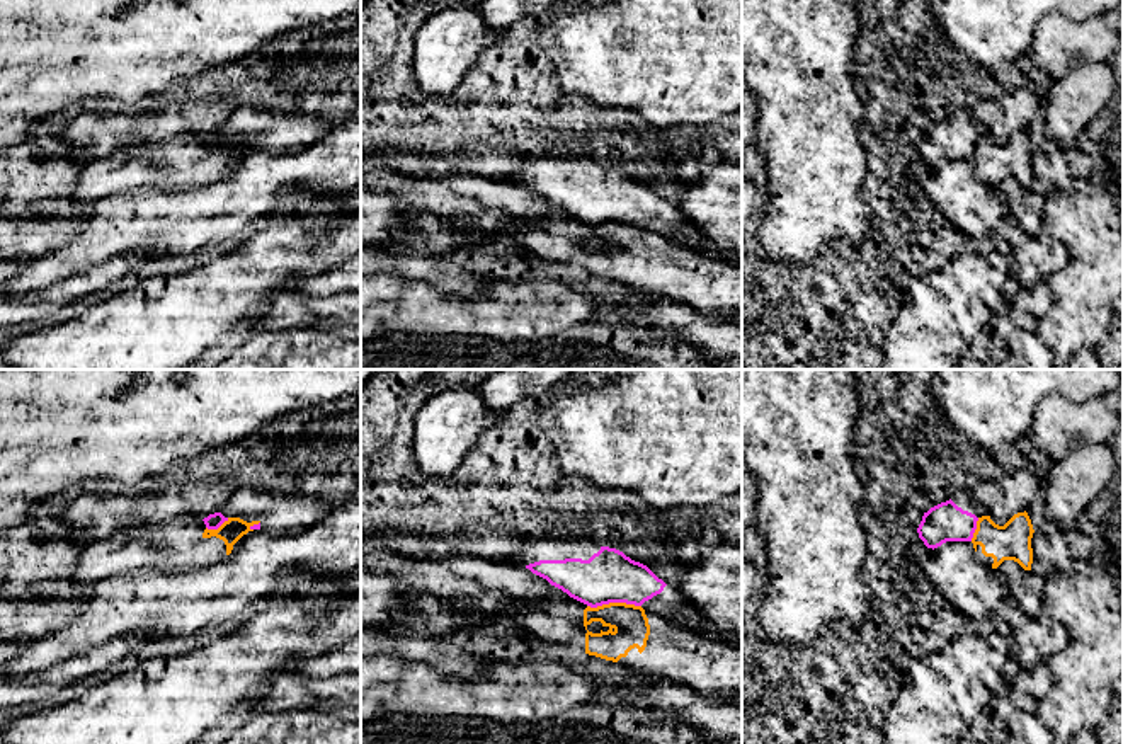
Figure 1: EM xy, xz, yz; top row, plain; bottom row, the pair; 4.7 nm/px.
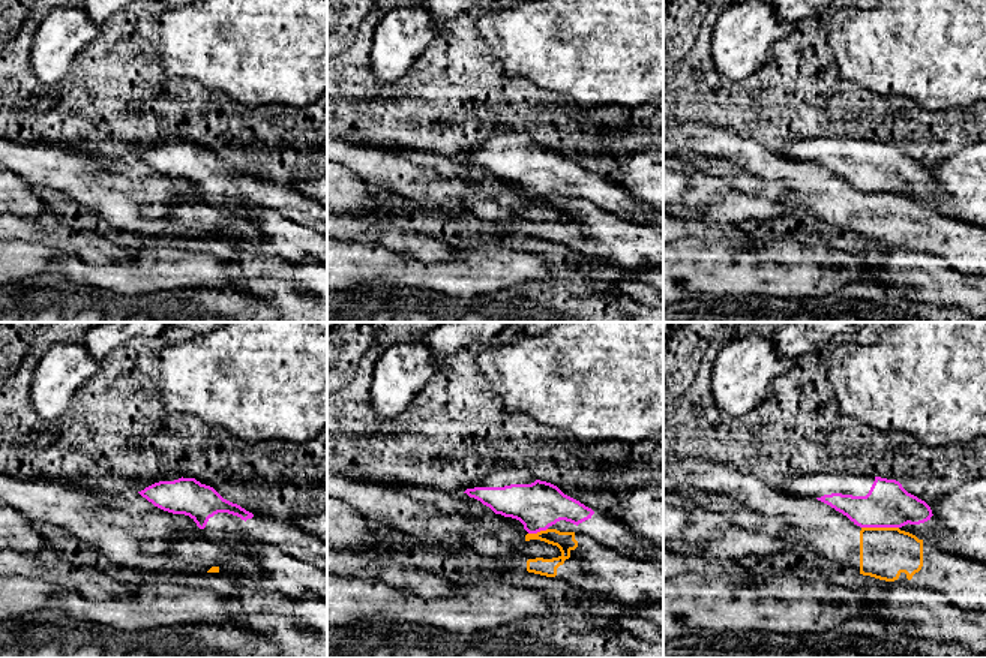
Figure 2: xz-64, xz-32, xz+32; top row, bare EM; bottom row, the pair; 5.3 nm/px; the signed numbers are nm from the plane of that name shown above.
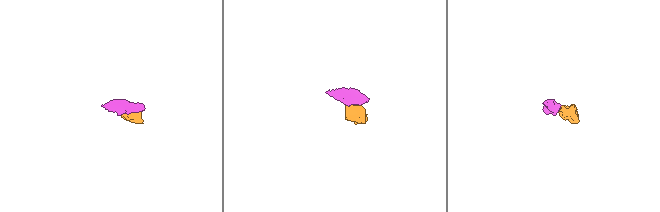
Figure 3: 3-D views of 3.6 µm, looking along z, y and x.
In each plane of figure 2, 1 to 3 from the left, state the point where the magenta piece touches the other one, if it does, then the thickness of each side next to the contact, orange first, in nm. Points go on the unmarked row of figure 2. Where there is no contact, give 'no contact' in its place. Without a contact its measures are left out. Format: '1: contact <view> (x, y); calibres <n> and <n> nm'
1: no contact
2: contact xz-32 (538, 197); calibres 100 and 260 nm
3: contact xz+32 (880, 192); calibres 280 and 240 nm

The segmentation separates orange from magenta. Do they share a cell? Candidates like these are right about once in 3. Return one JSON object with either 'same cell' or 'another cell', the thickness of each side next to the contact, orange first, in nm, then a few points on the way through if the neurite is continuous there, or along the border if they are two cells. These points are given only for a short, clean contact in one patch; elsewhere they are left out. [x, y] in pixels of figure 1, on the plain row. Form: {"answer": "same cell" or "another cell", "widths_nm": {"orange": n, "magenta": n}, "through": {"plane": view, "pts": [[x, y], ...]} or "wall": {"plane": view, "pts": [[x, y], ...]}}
{"answer": "another cell", "widths_nm": {"orange": 170, "magenta": 240}, "wall": {"plane": "xz", "pts": [[640, 223], [603, 222], [587, 225]]}}

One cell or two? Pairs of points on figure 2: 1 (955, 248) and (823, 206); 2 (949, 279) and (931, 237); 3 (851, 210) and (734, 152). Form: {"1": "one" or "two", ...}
{"1": "one", "2": "two", "3": "one"}

